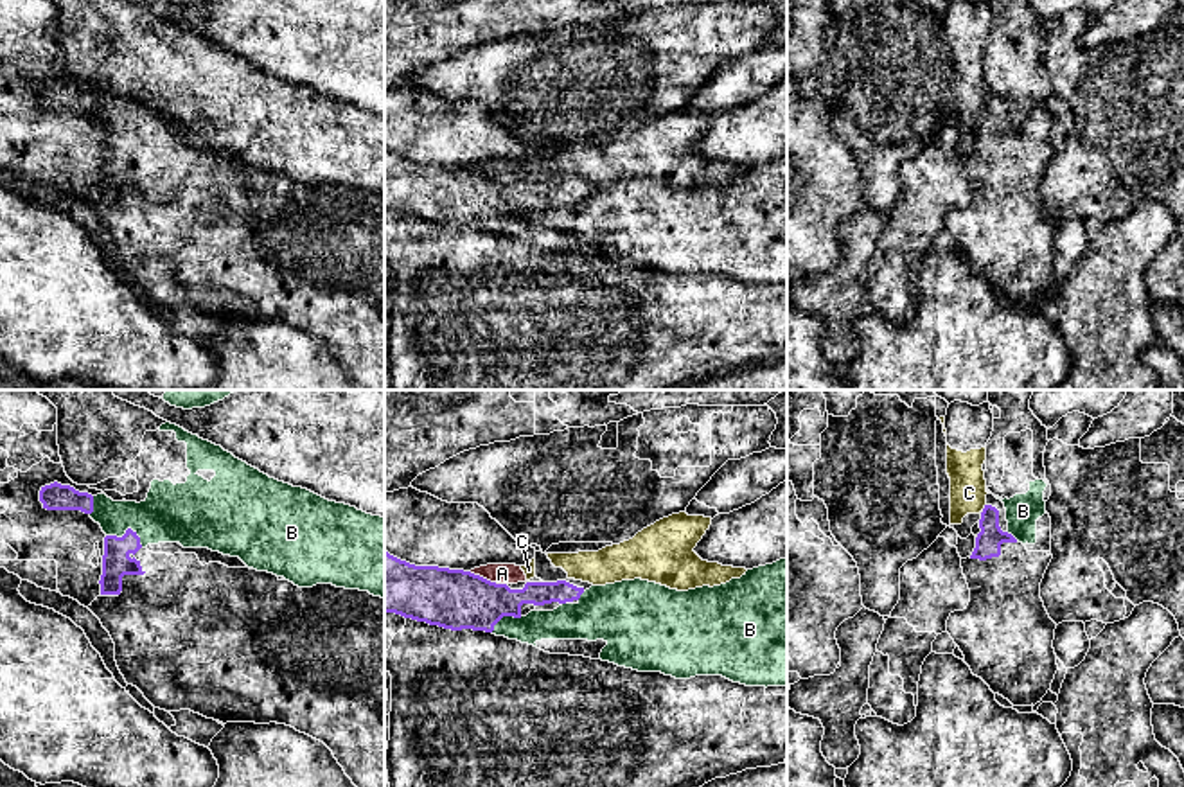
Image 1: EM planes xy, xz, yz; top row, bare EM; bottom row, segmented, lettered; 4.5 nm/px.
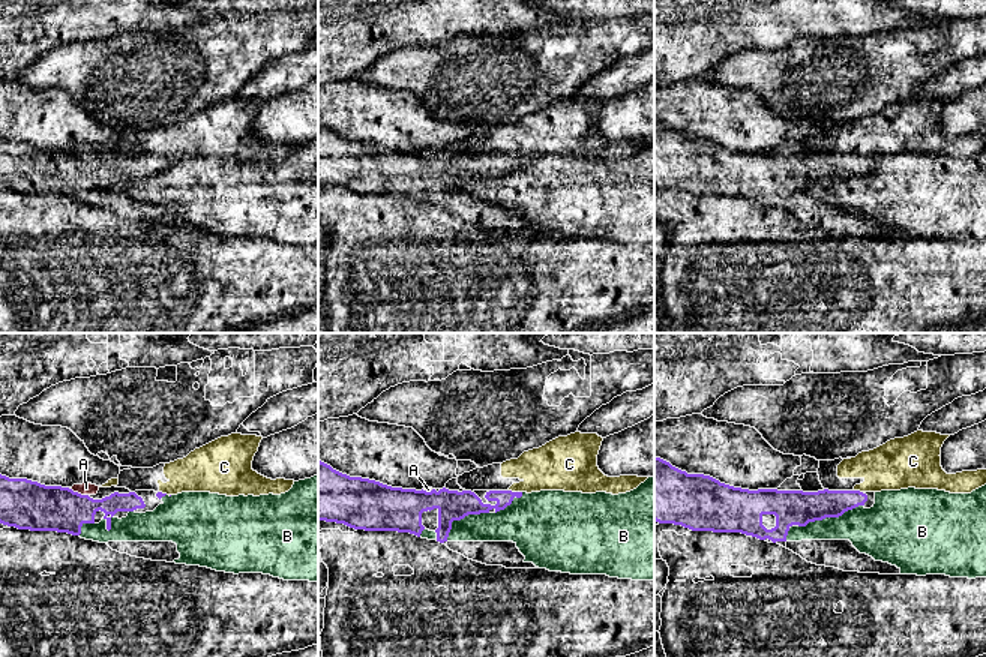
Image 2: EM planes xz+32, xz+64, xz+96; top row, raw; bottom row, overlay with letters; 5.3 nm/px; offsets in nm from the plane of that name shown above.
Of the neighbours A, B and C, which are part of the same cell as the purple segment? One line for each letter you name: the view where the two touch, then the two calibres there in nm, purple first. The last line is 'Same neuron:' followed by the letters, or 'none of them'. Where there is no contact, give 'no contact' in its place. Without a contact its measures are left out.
Same neuron: none of them

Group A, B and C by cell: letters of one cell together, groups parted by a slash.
A C / B

